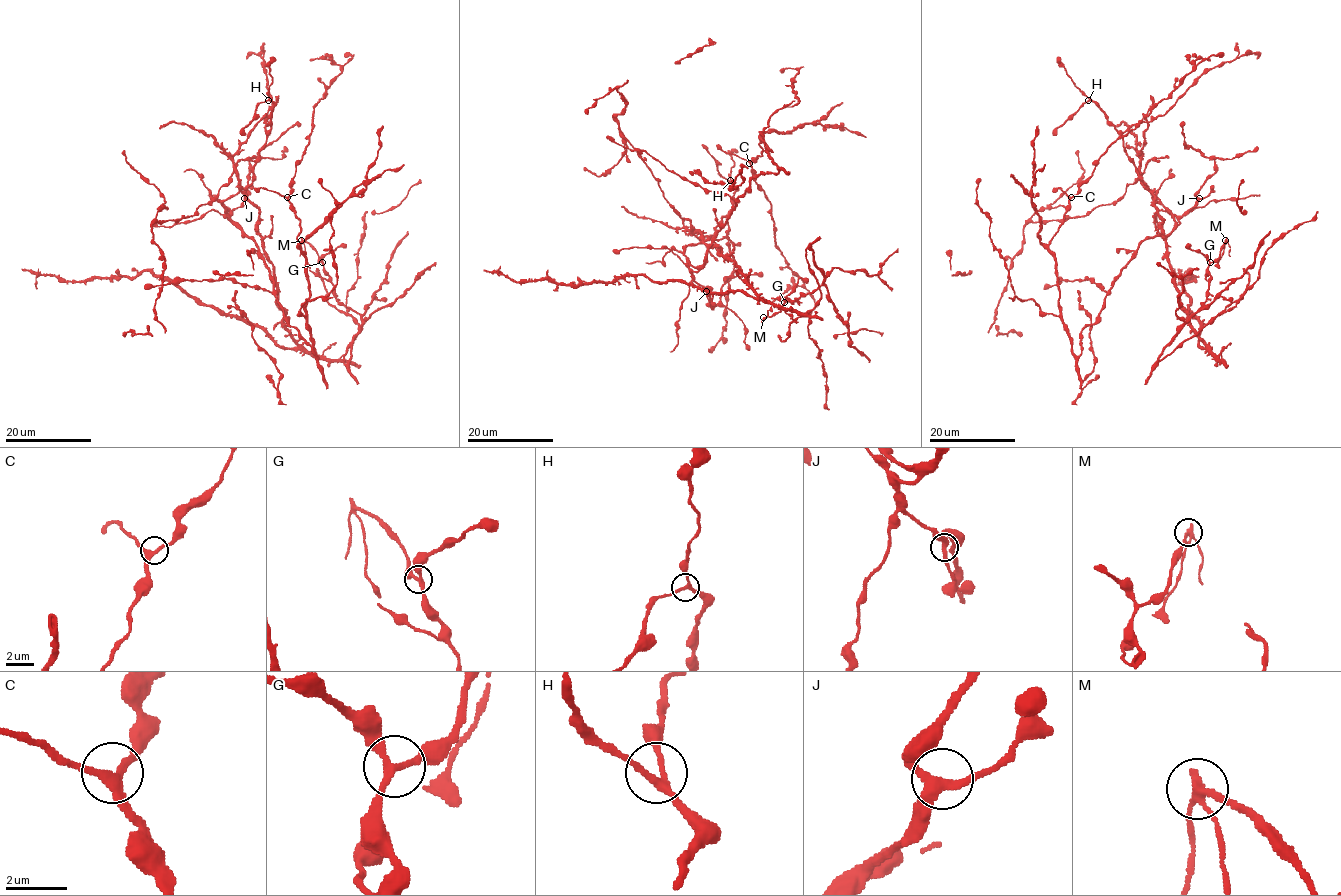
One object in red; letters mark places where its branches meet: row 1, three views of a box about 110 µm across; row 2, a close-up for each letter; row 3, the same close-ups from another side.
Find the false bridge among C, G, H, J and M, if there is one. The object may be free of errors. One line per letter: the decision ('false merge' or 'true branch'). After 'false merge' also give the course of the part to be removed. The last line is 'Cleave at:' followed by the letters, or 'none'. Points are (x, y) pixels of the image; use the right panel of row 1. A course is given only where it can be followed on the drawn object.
C: true branch
G: true branch
H: true branch
J: true branch
M: false merge; foreign part runs (1225, 240), (1223, 255), (1218, 262), (1220, 268)
Cleave at: M

